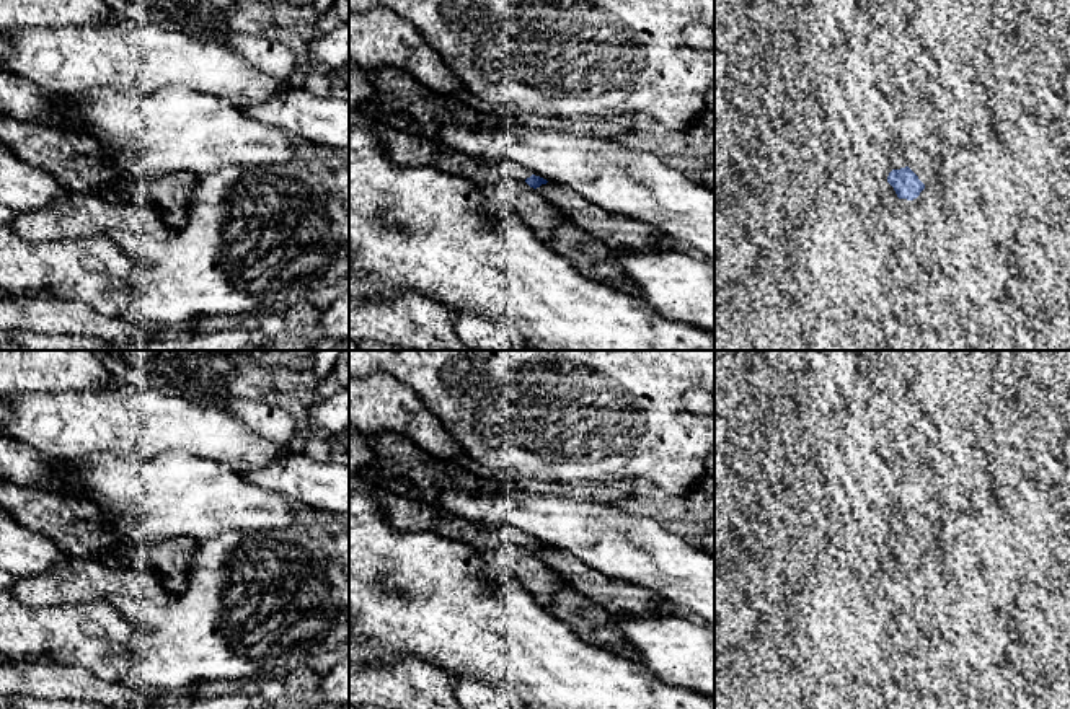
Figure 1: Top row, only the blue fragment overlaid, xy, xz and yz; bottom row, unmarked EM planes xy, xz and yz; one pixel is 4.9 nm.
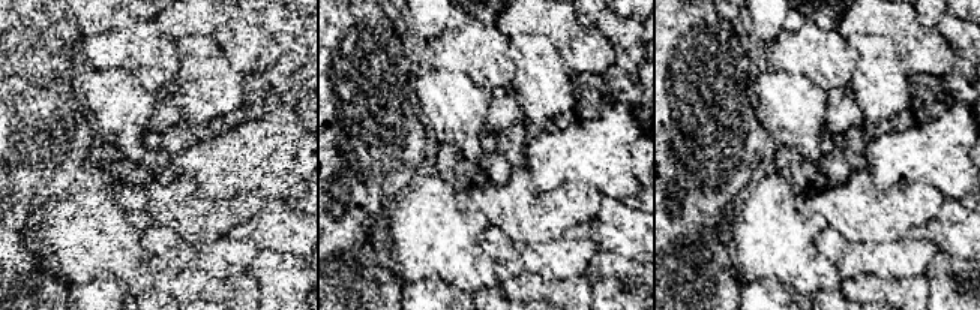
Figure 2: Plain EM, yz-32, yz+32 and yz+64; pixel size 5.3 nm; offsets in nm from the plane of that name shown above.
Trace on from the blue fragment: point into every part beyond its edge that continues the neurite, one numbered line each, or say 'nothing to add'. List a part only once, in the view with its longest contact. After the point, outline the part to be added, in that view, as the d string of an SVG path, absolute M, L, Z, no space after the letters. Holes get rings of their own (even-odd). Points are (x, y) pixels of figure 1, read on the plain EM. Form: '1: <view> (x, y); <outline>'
1: yz (897, 520); M892 509L889 512L887 522L892 535L900 535L907 531L907 513L904 512Z

